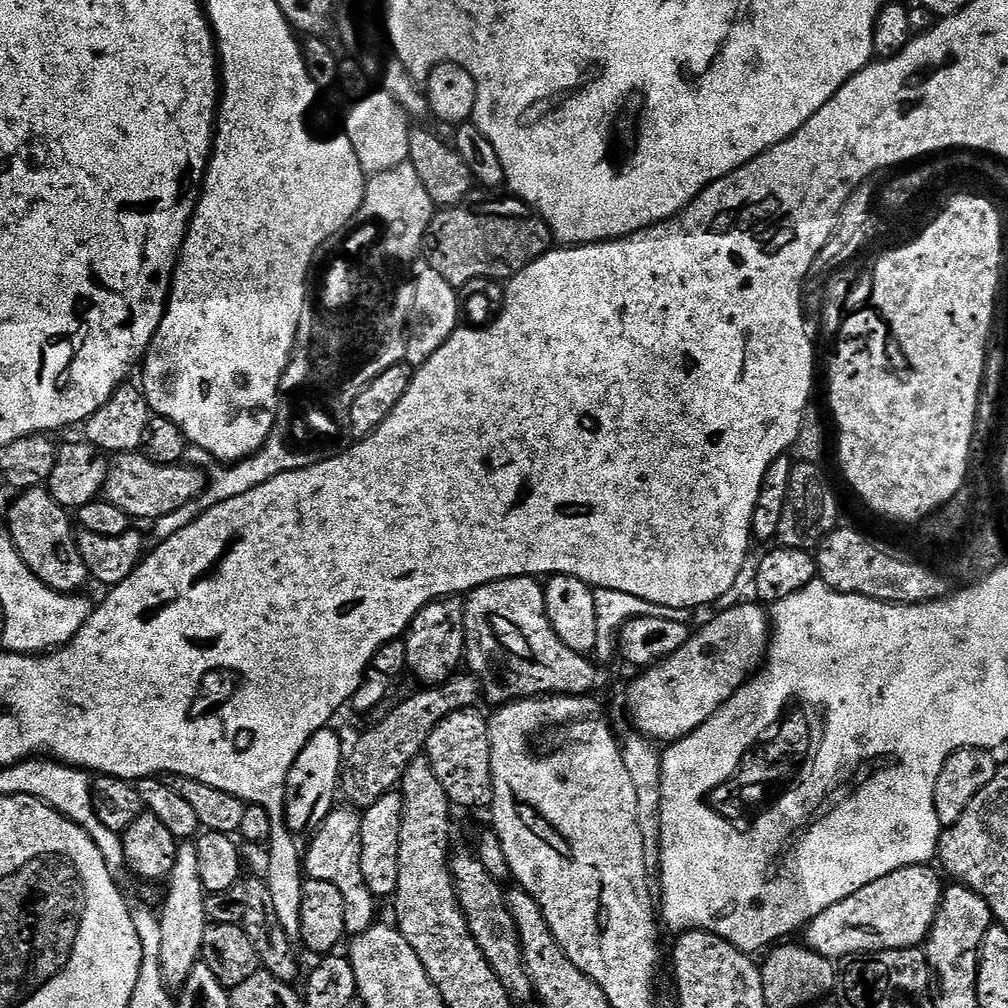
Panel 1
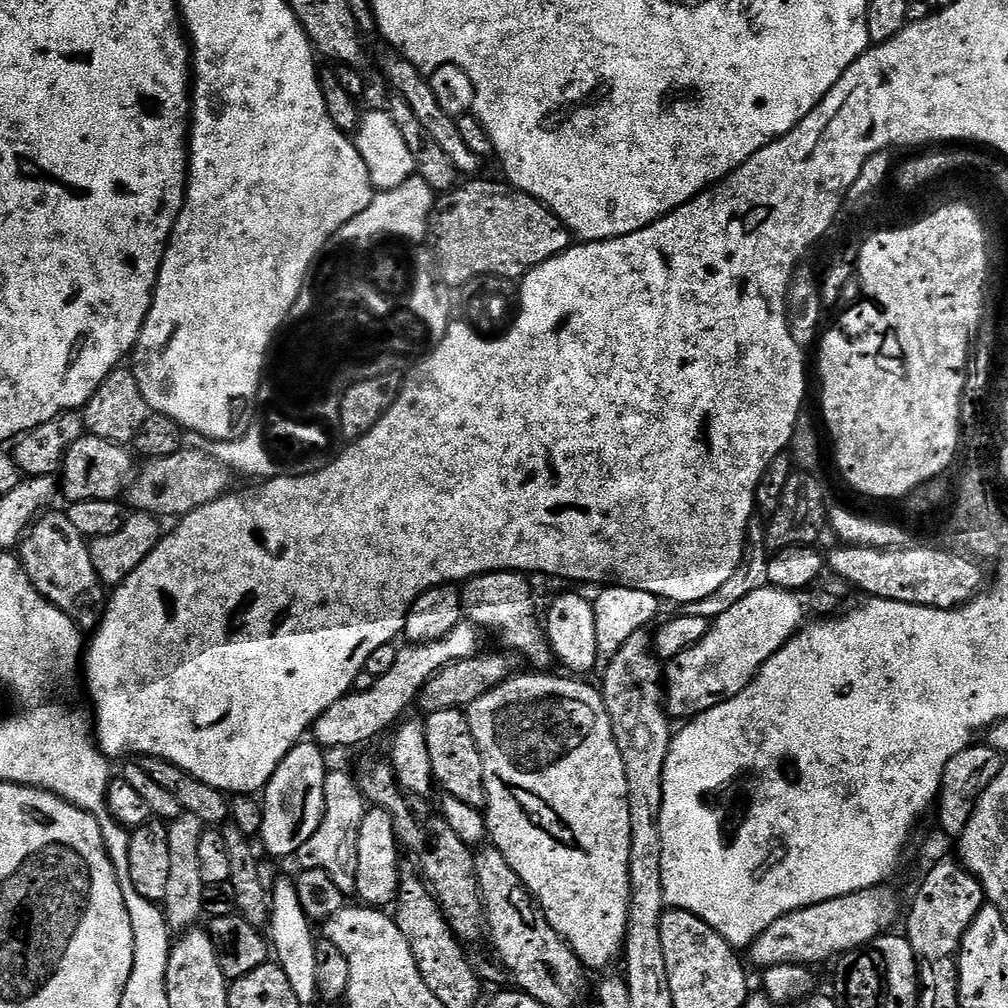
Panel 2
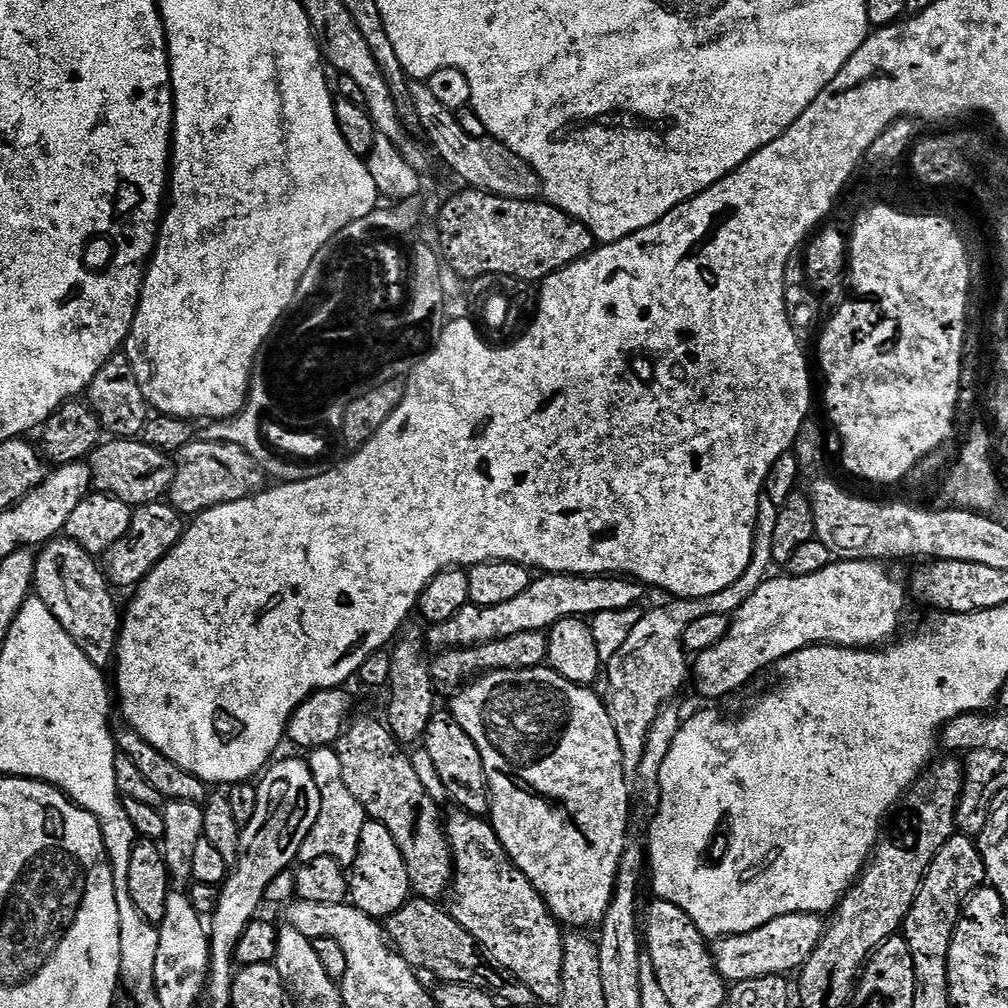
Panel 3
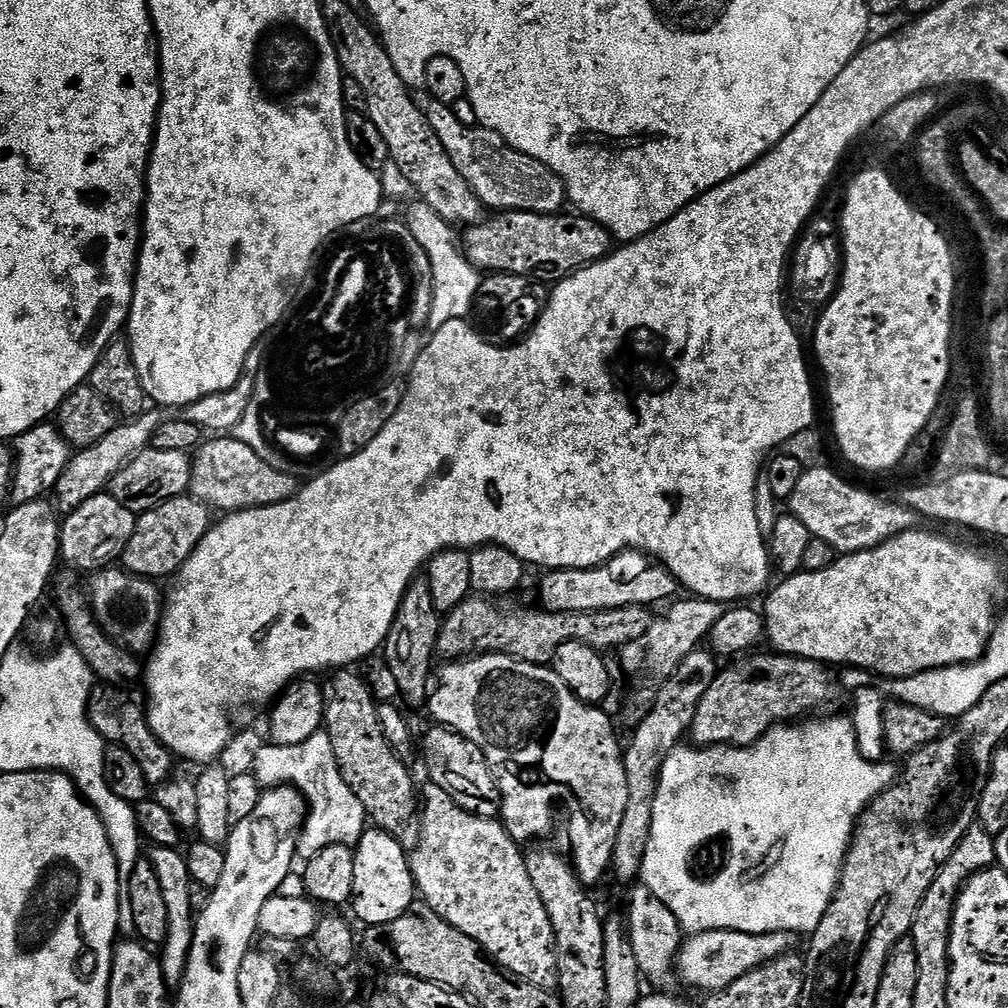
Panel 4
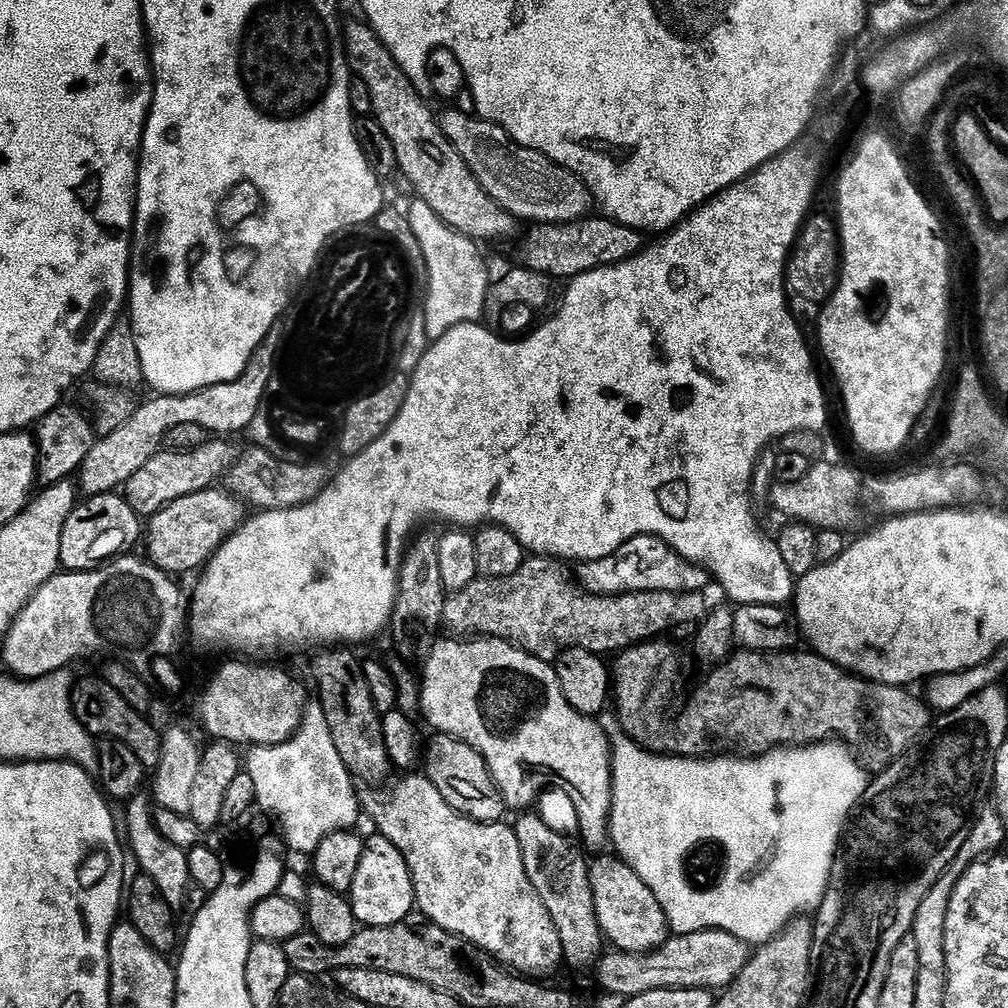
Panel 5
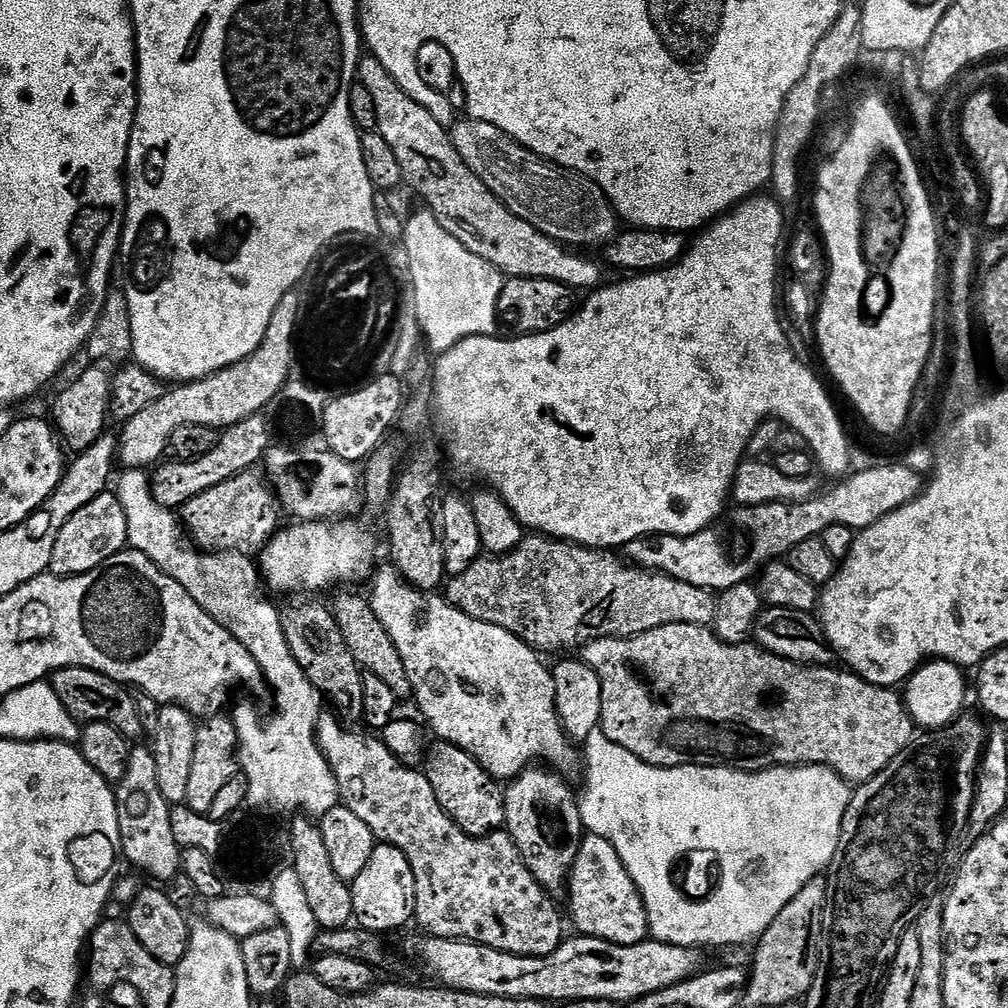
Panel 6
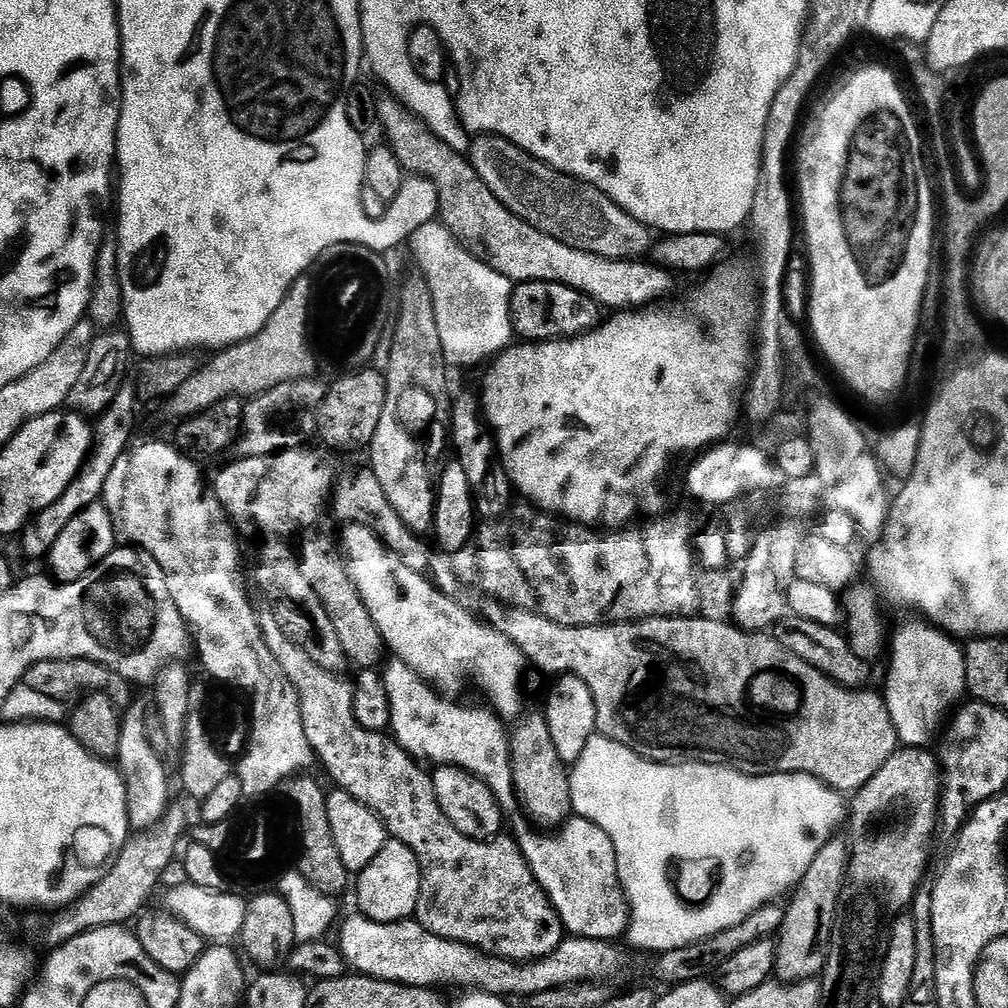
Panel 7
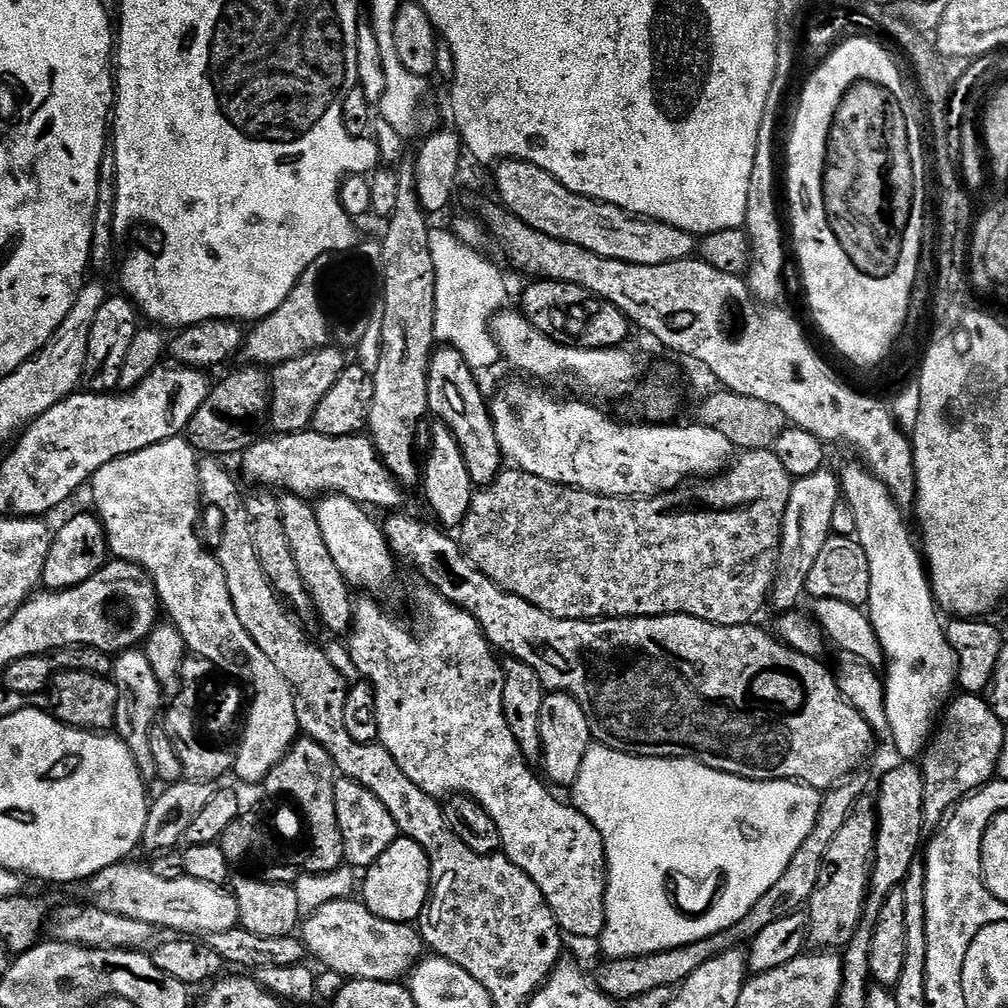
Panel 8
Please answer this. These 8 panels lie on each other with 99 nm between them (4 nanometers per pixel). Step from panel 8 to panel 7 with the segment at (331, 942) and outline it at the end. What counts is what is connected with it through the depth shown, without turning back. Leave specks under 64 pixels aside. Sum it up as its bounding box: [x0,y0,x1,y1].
[336,914,624,998]

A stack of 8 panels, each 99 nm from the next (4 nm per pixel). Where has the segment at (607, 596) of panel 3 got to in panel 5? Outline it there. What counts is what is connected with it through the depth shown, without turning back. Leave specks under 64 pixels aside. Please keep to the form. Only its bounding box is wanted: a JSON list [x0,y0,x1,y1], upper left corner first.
[578,536,709,596]

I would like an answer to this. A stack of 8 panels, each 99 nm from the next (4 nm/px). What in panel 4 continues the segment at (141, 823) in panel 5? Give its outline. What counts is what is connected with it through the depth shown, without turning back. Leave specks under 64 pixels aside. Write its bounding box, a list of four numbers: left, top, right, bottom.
[146,847,197,989]

